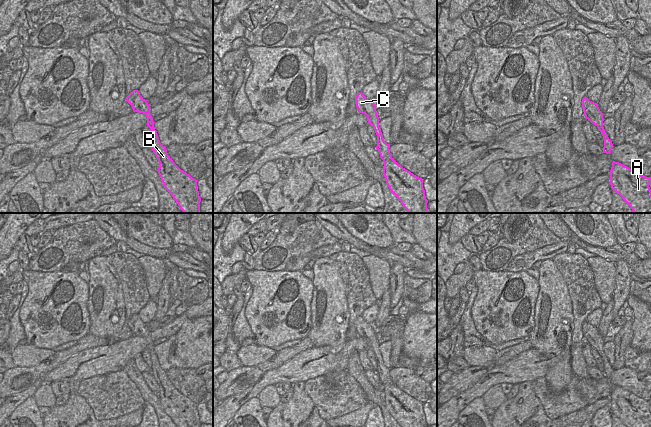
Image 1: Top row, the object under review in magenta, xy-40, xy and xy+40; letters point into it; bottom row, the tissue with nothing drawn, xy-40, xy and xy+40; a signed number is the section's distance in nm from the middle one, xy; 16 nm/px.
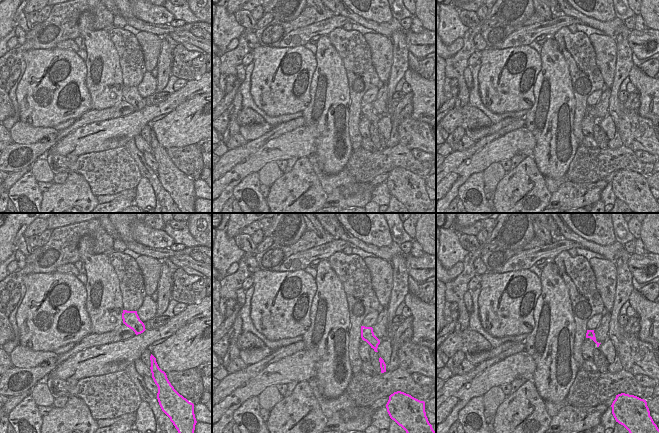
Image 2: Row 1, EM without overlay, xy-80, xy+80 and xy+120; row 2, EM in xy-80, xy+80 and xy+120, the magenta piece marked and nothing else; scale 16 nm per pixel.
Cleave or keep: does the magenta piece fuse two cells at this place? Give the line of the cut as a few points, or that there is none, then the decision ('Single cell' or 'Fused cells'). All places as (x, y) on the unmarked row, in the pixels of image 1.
No split. Single cell

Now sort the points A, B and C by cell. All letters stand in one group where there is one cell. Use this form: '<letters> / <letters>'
A B C

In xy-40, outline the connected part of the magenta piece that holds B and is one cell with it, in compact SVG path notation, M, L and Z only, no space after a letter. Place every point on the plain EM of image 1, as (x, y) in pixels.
M133 314L126 321L126 325L134 336L143 337L147 341L146 349L150 352L152 361L151 373L159 386L158 398L164 412L176 427L200 427L198 404L181 394L168 379L166 371L160 367L147 324L142 322L138 314Z

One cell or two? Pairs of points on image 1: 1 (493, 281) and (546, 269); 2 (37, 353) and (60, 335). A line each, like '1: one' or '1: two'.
1: two
2: two

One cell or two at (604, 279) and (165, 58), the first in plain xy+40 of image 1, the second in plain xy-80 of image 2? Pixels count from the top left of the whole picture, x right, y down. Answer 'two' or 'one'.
two

